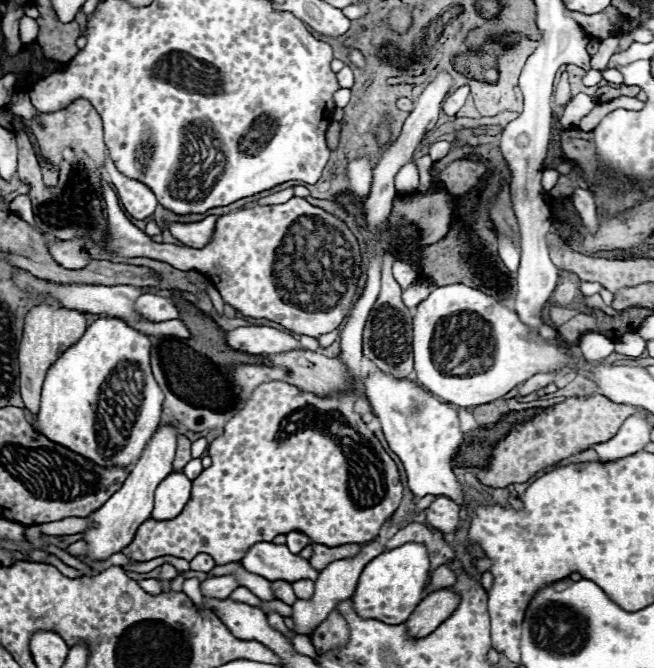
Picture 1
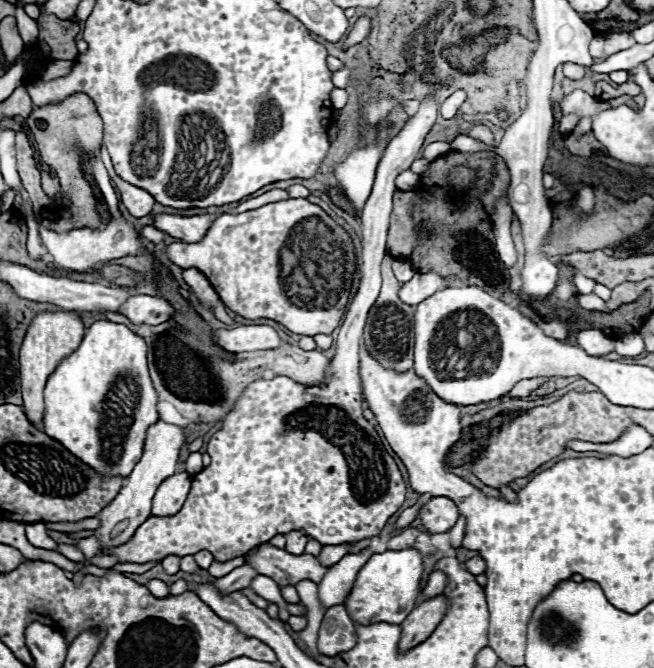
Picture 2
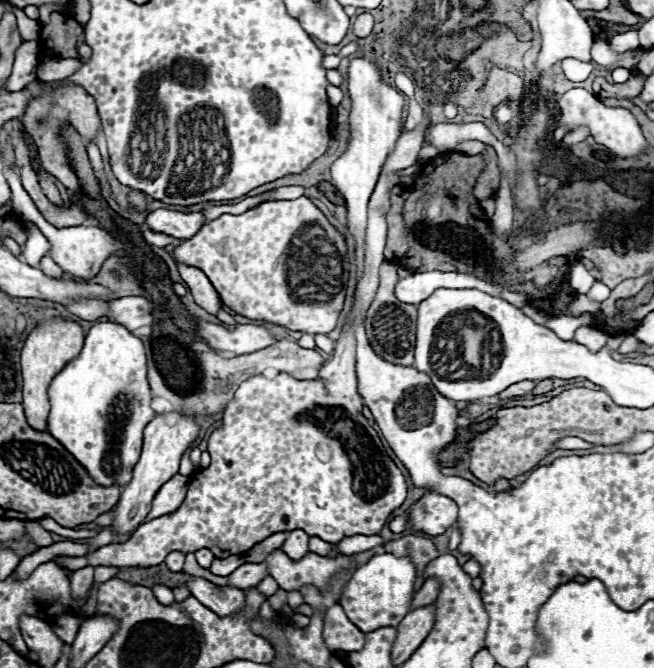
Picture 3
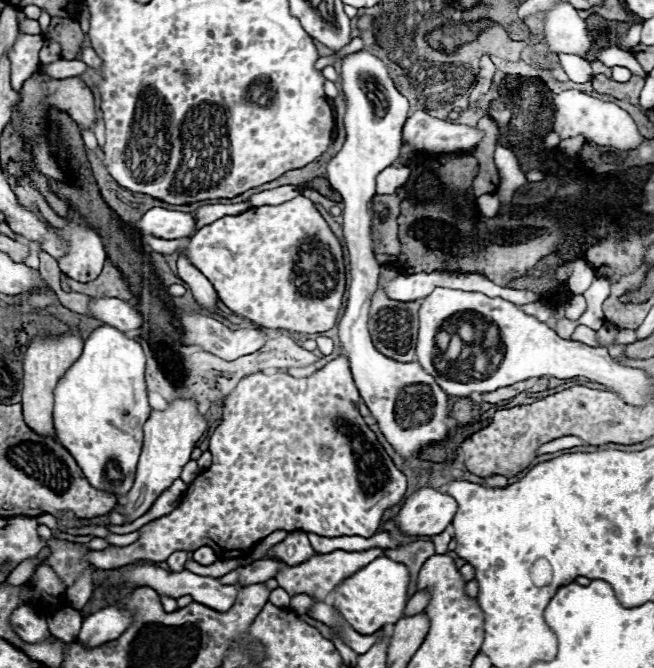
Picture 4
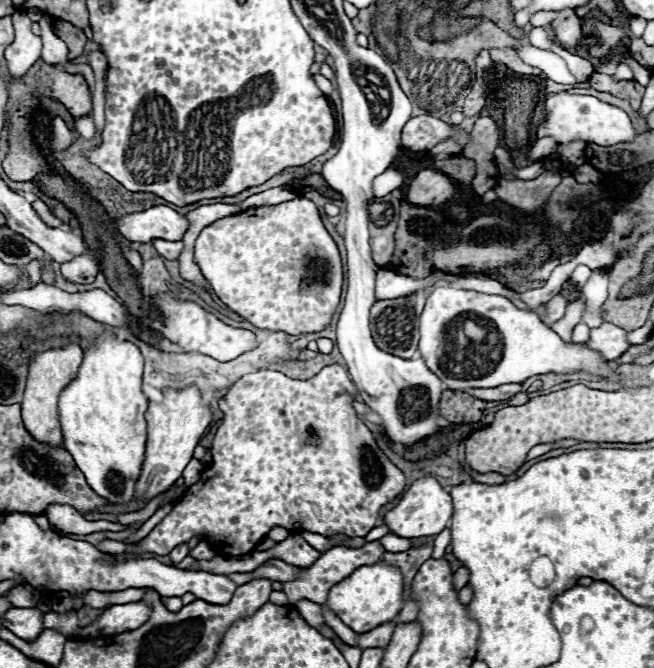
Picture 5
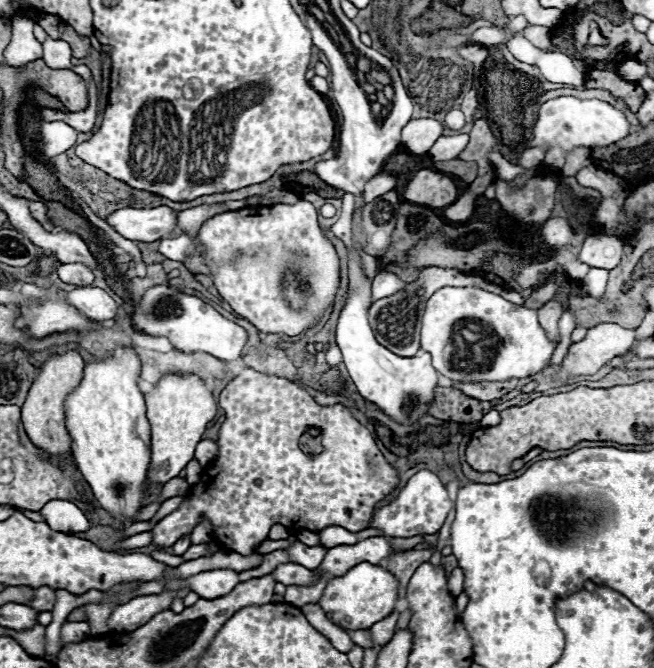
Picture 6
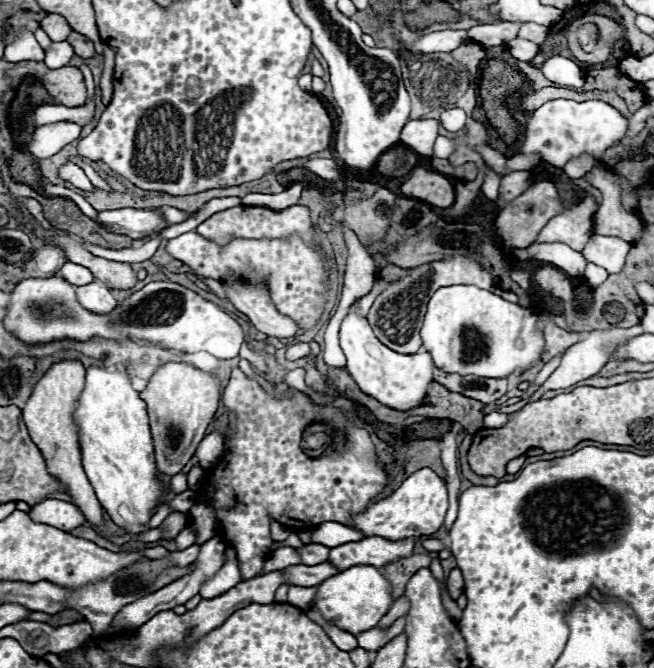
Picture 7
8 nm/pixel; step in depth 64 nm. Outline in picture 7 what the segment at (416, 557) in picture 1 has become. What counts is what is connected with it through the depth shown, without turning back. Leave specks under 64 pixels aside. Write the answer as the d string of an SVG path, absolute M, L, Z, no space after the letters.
M368 564L352 566L332 578L324 580L318 586L318 592L314 598L314 606L320 610L324 620L350 634L360 634L364 630L372 630L378 624L378 620L390 610L392 602L394 600L392 600L390 580L384 576L382 570L368 566Z

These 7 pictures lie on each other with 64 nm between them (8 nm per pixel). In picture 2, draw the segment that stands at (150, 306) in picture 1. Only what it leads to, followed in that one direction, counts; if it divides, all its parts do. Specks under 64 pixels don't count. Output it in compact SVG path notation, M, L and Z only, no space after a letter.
M138 294L124 302L122 314L134 324L160 324L174 316L174 308L160 296Z

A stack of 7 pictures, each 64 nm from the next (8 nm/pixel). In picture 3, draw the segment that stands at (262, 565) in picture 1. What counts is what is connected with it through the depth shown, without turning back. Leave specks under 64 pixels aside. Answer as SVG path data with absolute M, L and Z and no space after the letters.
M378 546L362 552L360 556L358 554L354 554L354 556L340 554L338 558L332 560L326 556L318 556L314 552L308 552L300 560L292 560L282 550L272 550L264 558L264 562L266 562L268 574L278 582L278 586L282 590L300 590L304 584L314 584L320 592L324 592L328 580L334 574L338 574L340 570L344 570L350 564L350 558L362 560L362 564L364 564L372 556L384 553L384 546Z

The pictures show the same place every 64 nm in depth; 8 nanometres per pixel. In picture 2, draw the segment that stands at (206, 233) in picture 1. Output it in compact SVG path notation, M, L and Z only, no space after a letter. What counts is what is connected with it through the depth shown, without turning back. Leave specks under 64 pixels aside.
M160 214L154 220L154 226L158 230L182 240L182 242L200 242L206 236L206 230L210 228L210 222L214 222L216 216L204 214L204 216L170 216L170 214Z

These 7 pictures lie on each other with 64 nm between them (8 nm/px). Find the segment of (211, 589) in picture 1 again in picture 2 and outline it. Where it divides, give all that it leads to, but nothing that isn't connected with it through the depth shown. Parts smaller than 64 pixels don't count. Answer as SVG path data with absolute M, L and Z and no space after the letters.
M240 566L240 568L234 568L228 576L222 576L222 578L216 578L214 582L210 582L216 590L222 590L222 594L230 594L230 590L242 590L242 588L248 588L252 578L258 576L258 572L254 572L250 566Z

